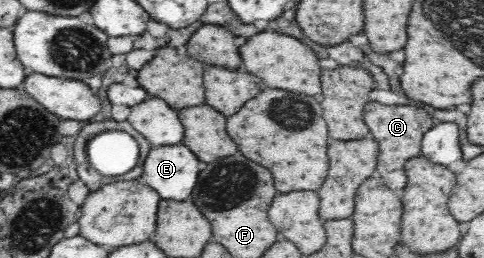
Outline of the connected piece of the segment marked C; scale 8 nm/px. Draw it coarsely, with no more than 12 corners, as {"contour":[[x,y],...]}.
{"contour":[[370,101],[364,121],[380,143],[378,173],[404,189],[404,163],[432,128],[422,108]]}

